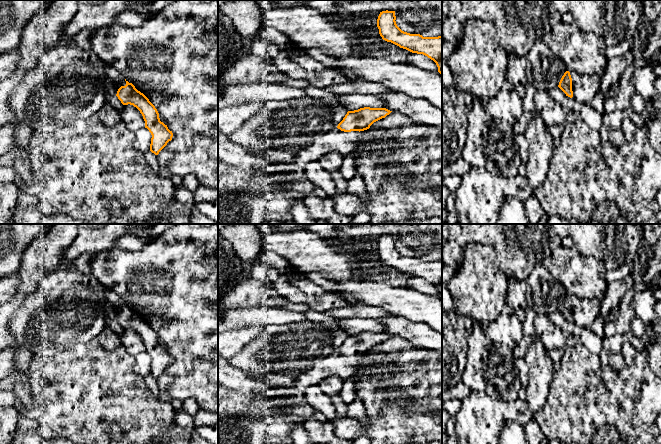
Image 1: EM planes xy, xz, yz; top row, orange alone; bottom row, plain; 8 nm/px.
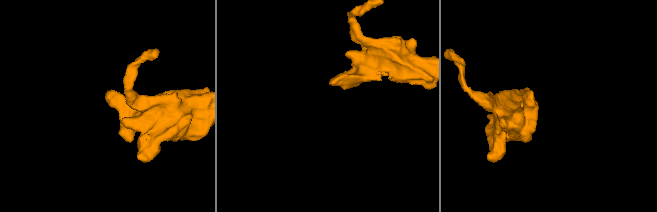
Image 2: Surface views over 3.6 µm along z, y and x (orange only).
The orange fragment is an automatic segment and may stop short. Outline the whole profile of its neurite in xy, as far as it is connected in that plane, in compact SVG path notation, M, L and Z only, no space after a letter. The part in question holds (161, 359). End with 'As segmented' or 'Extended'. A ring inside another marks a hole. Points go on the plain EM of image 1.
M108 291L103 298L103 310L107 319L116 319L123 329L133 329L143 340L145 352L152 359L150 375L155 379L172 364L173 357L160 345L159 337L149 323L126 305L114 292Z. Extended

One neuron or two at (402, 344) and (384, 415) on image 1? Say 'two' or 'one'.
one

